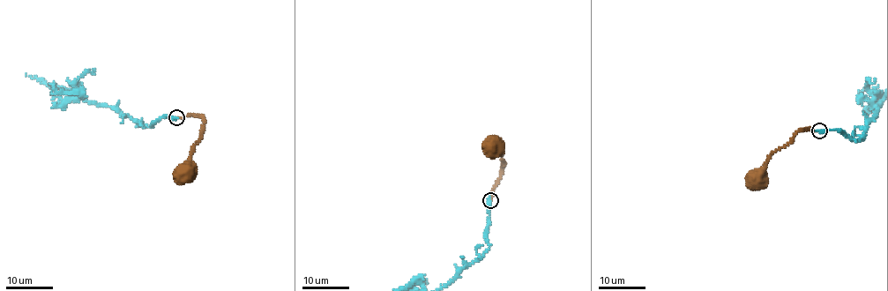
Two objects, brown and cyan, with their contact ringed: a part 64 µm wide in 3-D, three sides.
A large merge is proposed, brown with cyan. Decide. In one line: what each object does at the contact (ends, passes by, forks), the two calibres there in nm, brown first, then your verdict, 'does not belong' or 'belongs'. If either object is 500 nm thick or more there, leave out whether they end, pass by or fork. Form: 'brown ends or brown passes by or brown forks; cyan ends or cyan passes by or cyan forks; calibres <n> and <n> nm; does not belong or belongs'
brown ends; cyan ends; calibres 240 and 420 nm; does not belong

